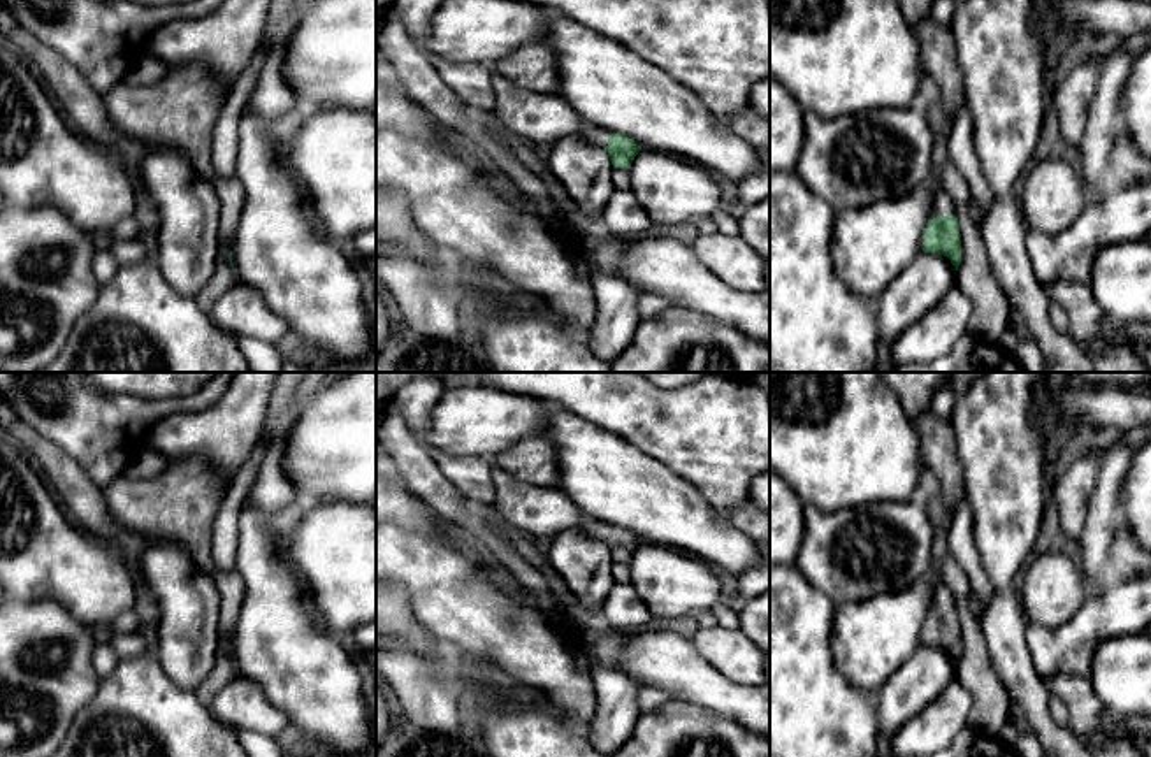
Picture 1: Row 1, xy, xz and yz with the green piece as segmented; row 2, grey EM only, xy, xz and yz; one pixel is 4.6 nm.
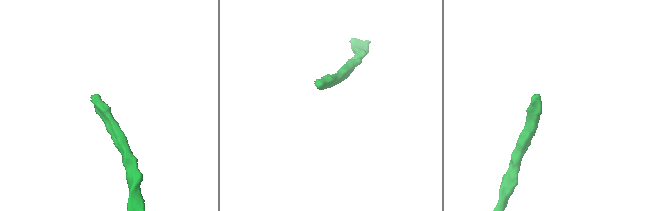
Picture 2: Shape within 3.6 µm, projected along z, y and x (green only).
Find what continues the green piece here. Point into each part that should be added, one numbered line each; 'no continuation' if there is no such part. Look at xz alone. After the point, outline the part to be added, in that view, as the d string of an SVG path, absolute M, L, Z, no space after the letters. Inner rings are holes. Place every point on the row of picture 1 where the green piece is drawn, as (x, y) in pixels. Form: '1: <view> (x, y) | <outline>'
1: xz (593, 134) | M582 125L578 135L582 135L585 141L599 146L599 148L606 148L608 146L608 139L613 132L610 130L601 130L597 126L592 126L592 125Z

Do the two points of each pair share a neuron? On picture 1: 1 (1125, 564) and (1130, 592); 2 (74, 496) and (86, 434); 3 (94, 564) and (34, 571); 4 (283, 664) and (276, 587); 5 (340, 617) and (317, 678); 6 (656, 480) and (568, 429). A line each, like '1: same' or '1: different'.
1: different
2: different
3: same
4: same
5: different
6: same

